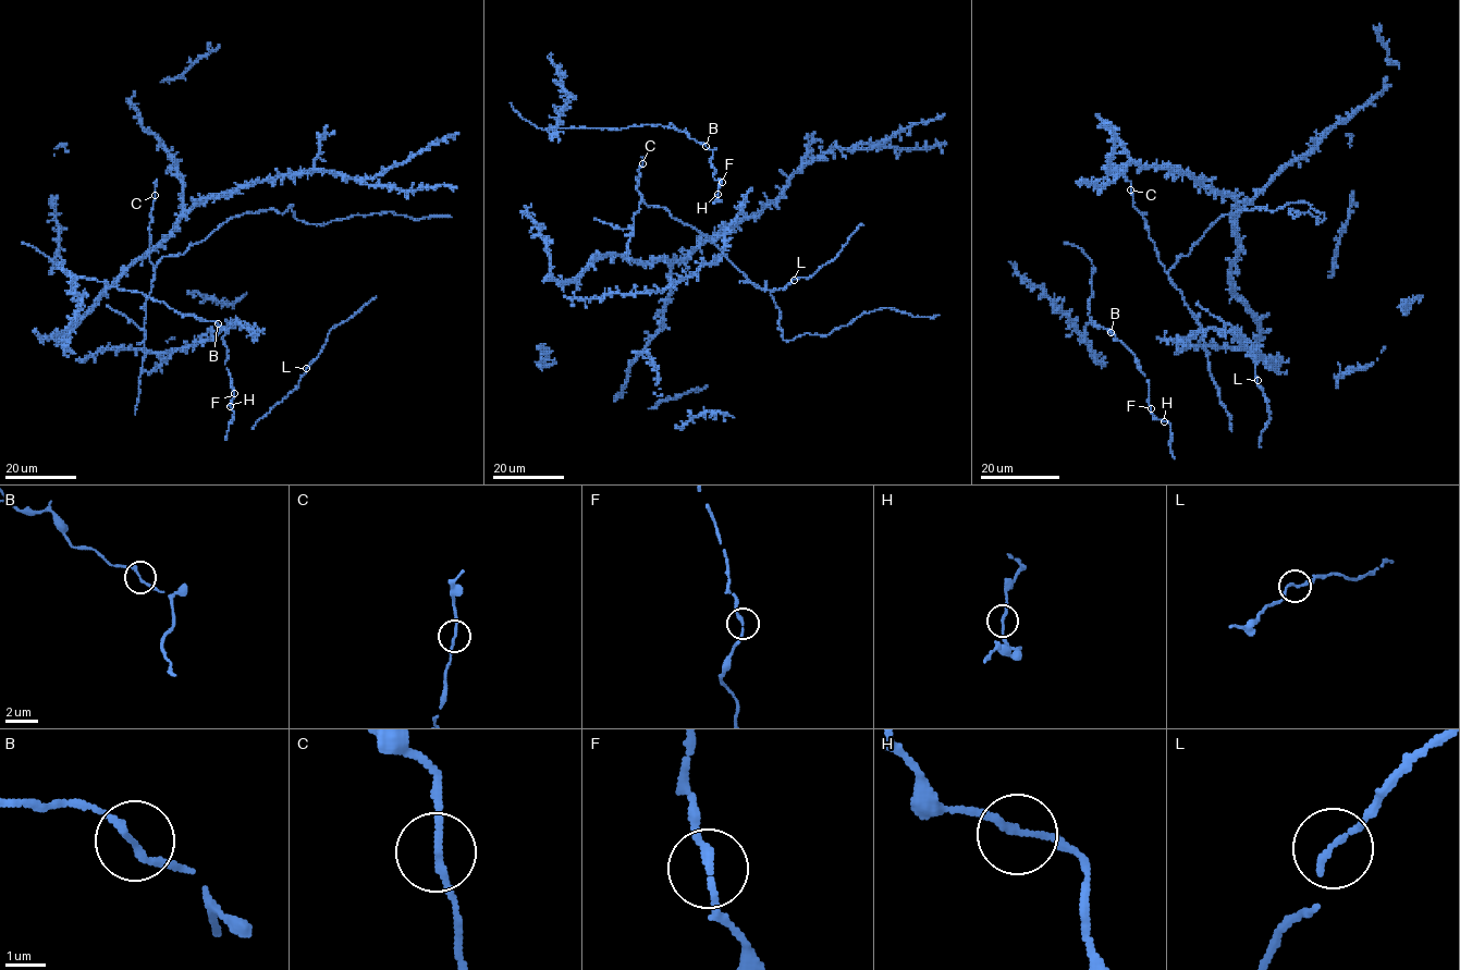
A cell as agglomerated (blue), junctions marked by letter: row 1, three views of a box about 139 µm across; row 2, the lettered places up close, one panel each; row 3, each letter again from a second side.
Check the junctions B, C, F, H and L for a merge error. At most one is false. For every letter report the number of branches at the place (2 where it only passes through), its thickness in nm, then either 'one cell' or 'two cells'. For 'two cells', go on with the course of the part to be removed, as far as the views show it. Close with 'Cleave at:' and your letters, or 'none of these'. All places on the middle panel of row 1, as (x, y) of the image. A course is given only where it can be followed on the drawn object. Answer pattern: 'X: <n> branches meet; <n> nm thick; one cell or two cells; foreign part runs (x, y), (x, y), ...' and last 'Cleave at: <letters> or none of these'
B: 2 branches meet; 170 nm thick; one cell
C: 2 branches meet; 150 nm thick; one cell
F: 2 branches meet; 150 nm thick; one cell
H: 2 branches meet; 170 nm thick; one cell
L: 2 branches meet; 140 nm thick; one cell
Cleave at: none of these

